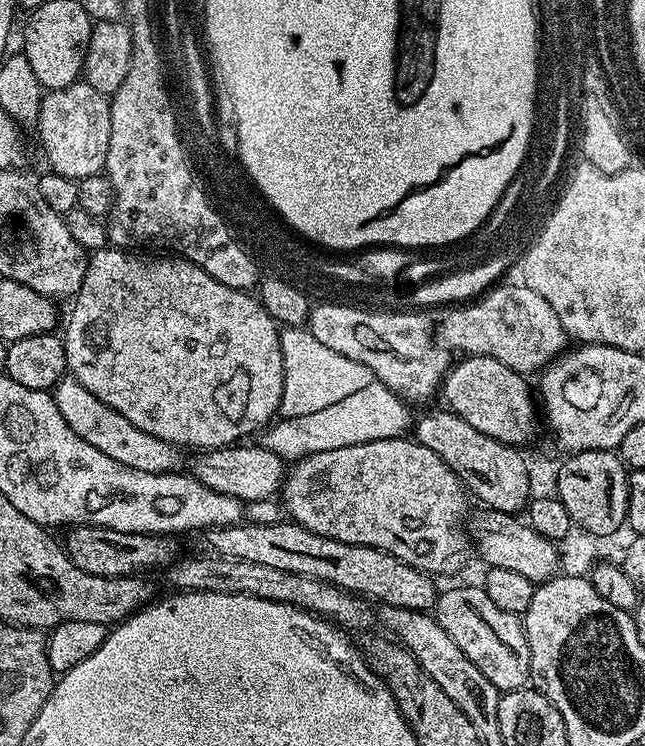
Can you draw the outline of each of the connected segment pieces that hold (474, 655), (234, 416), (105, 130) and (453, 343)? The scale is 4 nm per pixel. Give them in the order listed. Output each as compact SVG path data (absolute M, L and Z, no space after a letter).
M483 587L476 588L448 588L439 593L434 605L436 620L454 638L454 642L494 682L494 686L501 694L513 692L525 687L529 683L530 646L526 638L524 621L517 613L502 610L486 594Z
M105 246L88 256L86 274L82 278L82 286L71 301L72 313L68 316L68 325L62 331L66 362L71 379L77 380L94 398L106 402L126 422L134 422L138 430L146 430L146 434L154 434L154 438L162 438L167 444L175 444L192 448L191 450L207 450L210 448L227 448L243 441L253 432L259 433L265 426L273 423L280 408L283 392L283 360L280 346L281 329L271 314L264 309L255 295L247 291L231 288L206 274L197 264L181 258L176 254L141 254L136 250L125 250L115 246Z
M83 82L45 91L38 133L44 156L48 159L47 167L75 181L101 175L110 144L111 109L109 97Z
M521 282L493 285L488 291L465 304L451 307L436 328L436 334L445 347L460 350L465 355L497 358L520 375L535 373L562 353L567 347L568 335L558 314L546 298L539 297Z

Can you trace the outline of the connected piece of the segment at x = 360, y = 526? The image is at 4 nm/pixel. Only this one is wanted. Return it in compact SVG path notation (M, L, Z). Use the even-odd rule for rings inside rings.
M415 438L362 442L354 446L342 446L342 450L322 450L318 454L310 454L306 458L295 461L287 469L282 485L282 503L287 515L295 523L301 524L306 530L310 530L314 534L322 534L326 538L334 538L338 542L361 544L362 546L377 548L429 574L456 572L467 562L468 548L470 552L470 537L466 527L466 517L470 512L468 500L470 501L470 496L465 489L464 483L452 473L450 466L446 466L446 462L442 462L442 458L438 458L438 454L434 454L434 450L430 450L424 444L419 444Z

